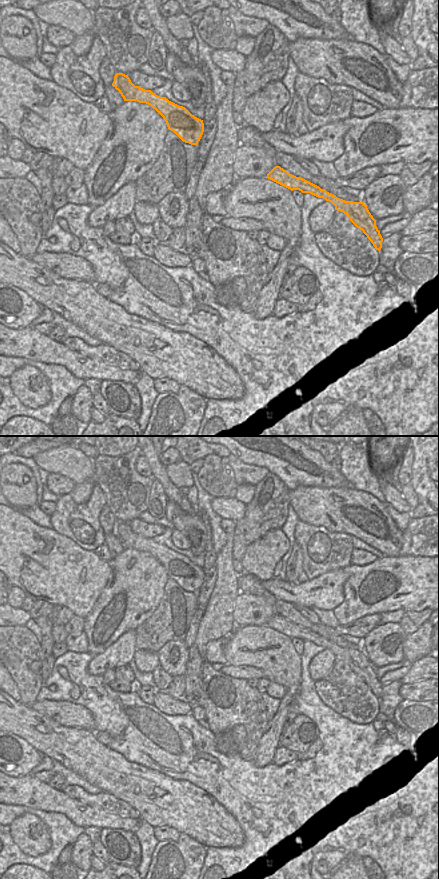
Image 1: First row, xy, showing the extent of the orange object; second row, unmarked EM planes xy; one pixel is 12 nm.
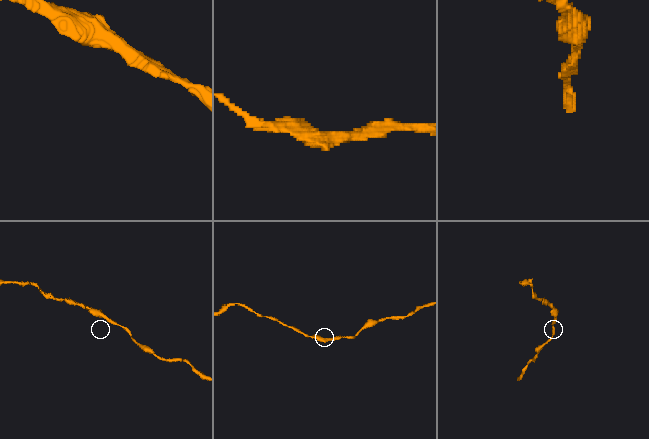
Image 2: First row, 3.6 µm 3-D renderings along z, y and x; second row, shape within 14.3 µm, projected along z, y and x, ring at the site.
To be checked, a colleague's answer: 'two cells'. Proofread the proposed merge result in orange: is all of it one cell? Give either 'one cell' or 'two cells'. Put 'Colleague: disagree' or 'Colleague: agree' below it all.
one cell
Colleague: disagree

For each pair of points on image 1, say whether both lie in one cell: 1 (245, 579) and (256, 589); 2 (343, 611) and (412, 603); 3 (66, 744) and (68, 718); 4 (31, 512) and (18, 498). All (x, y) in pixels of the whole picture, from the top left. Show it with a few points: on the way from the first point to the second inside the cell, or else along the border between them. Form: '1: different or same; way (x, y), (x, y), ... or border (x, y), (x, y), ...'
1: same; way (248, 582), (253, 586)
2: same; way (360, 607), (370, 607), (379, 602), (395, 602)
3: different; border (47, 715), (62, 725), (85, 728), (90, 731)
4: different; border (36, 504), (17, 509)

